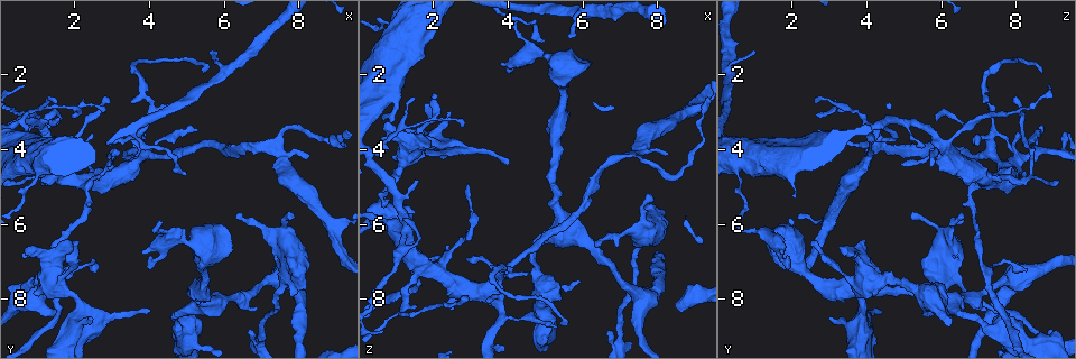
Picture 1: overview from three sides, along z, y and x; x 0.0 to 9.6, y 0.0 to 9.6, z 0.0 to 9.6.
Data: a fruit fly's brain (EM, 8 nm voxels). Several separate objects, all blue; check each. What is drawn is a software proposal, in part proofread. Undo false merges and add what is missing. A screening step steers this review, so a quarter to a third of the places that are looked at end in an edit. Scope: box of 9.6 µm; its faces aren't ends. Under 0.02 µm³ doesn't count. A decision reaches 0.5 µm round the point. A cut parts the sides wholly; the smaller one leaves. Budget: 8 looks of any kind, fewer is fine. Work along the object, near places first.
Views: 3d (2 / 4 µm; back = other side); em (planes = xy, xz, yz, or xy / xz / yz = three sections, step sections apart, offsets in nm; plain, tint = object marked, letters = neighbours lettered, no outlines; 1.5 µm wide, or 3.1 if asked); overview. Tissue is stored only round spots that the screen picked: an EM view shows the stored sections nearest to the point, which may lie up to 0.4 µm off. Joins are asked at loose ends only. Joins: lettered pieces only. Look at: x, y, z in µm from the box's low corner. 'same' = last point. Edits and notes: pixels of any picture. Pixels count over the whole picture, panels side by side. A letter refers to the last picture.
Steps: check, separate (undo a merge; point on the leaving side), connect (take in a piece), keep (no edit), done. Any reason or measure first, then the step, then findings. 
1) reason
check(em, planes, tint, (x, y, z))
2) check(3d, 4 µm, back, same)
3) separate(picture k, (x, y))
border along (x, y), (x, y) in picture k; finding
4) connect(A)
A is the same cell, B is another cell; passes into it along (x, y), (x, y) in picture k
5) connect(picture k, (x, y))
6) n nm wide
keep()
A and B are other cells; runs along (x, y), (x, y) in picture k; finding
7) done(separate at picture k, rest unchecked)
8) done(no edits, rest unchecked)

thick end
check(em, planes, plain, (1.85, 6.50, 3.95))

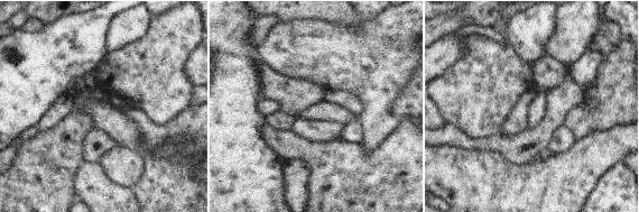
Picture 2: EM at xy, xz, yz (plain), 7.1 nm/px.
check(em, planes, letters, same)

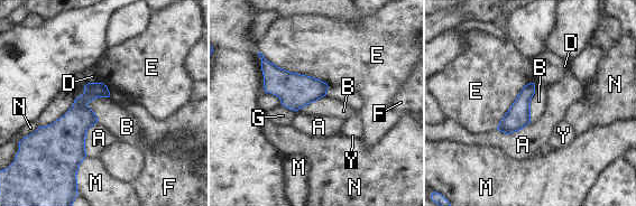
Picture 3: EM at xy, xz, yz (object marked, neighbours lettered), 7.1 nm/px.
keep()
A, B, D, E, F, G, M, N and Y are other cells; border along (109, 95), (88, 104), (98, 121) in picture 3; no lettered piece goes on from it

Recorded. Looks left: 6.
an open end
check(3d, 4 µm, (2.95, 3.85, 6.95))

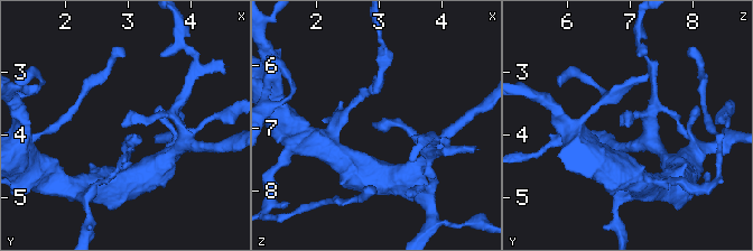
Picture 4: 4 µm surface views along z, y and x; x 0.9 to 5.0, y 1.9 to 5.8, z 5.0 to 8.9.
shape alone is not enough
check(em, xy, step 8, letters, (2.90, 3.90, 7.00))

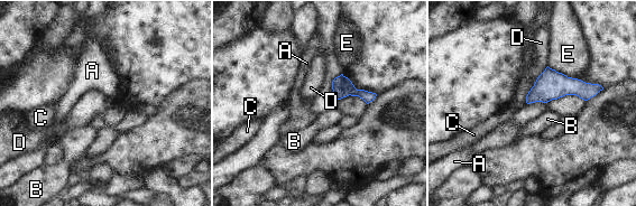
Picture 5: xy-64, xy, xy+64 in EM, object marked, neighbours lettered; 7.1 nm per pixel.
E touches over 240 nm
keep()
A, B, C, D and E are other cells; no lettered piece goes on from it

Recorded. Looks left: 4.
a fork
check(3d, 2 µm, (3.90, 4.05, 8.55))

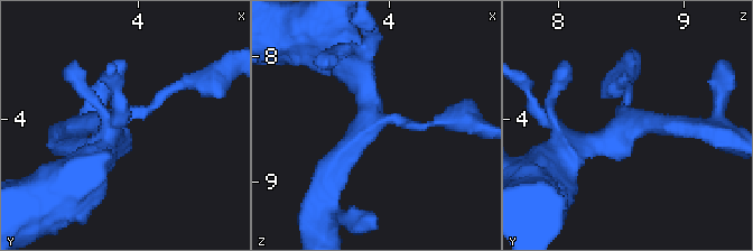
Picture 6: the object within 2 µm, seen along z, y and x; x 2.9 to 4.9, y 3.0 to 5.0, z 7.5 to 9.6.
need the tissue
check(em, xz, step 4, tint, (3.84, 4.06, 8.46))

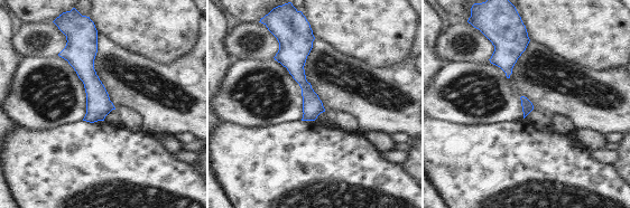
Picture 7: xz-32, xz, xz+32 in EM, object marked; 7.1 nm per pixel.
another direction
check(em, yz, step 4, letters, same)

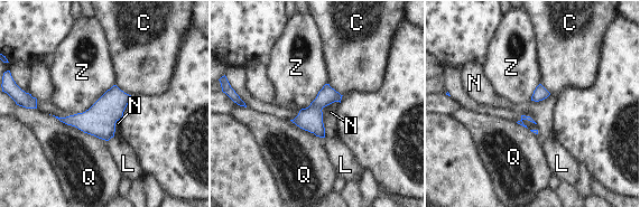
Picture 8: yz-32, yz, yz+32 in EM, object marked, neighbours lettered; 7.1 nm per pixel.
90 nm wide
keep()
C, L, N, Q and Z are other cells; border along (114, 84), (87, 109), (74, 114) in picture 8; all the same neuron

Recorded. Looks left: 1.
done(no edits, rest unchecked)

